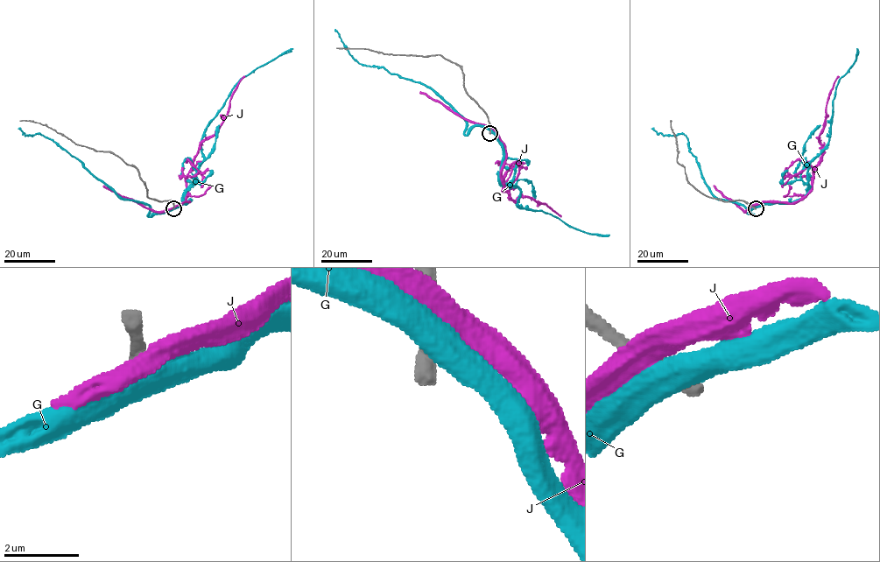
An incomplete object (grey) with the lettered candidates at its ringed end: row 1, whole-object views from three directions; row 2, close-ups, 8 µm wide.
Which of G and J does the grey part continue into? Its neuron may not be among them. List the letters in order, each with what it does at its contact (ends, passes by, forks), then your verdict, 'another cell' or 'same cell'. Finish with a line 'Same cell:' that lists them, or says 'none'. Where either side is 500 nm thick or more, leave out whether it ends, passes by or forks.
G: another cell
J: another cell
Same cell: none

